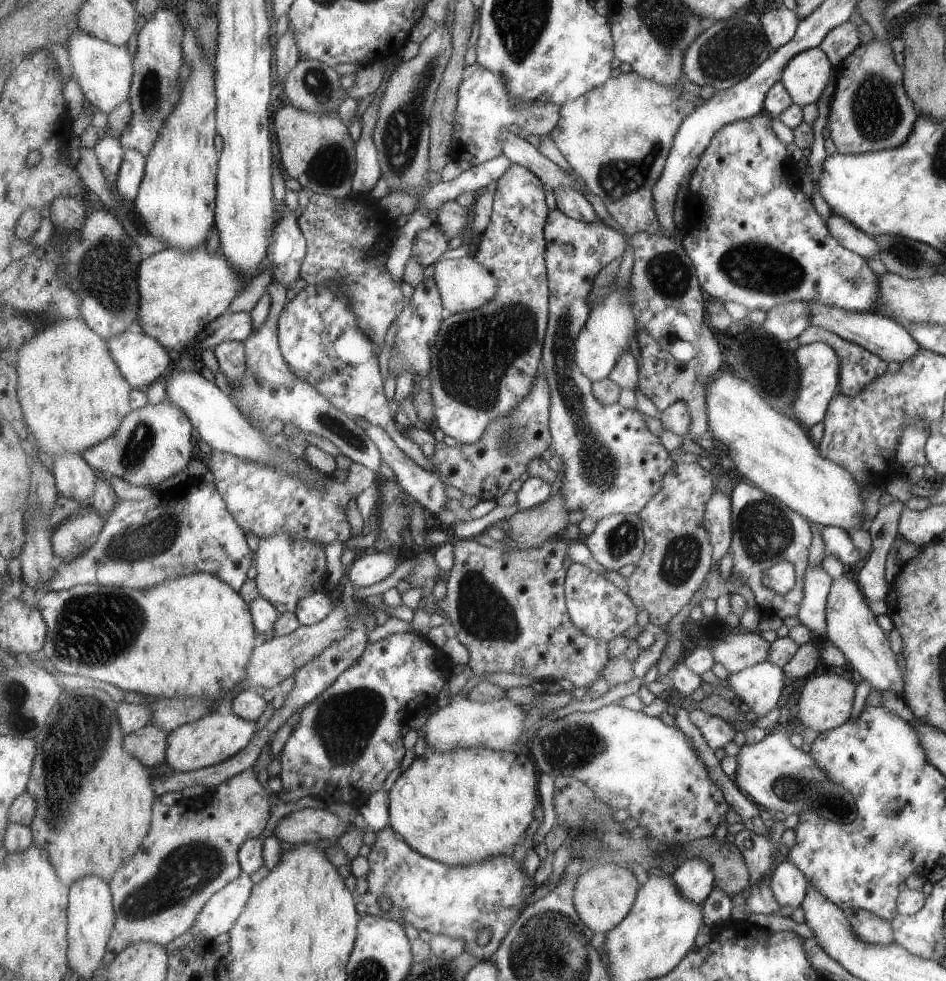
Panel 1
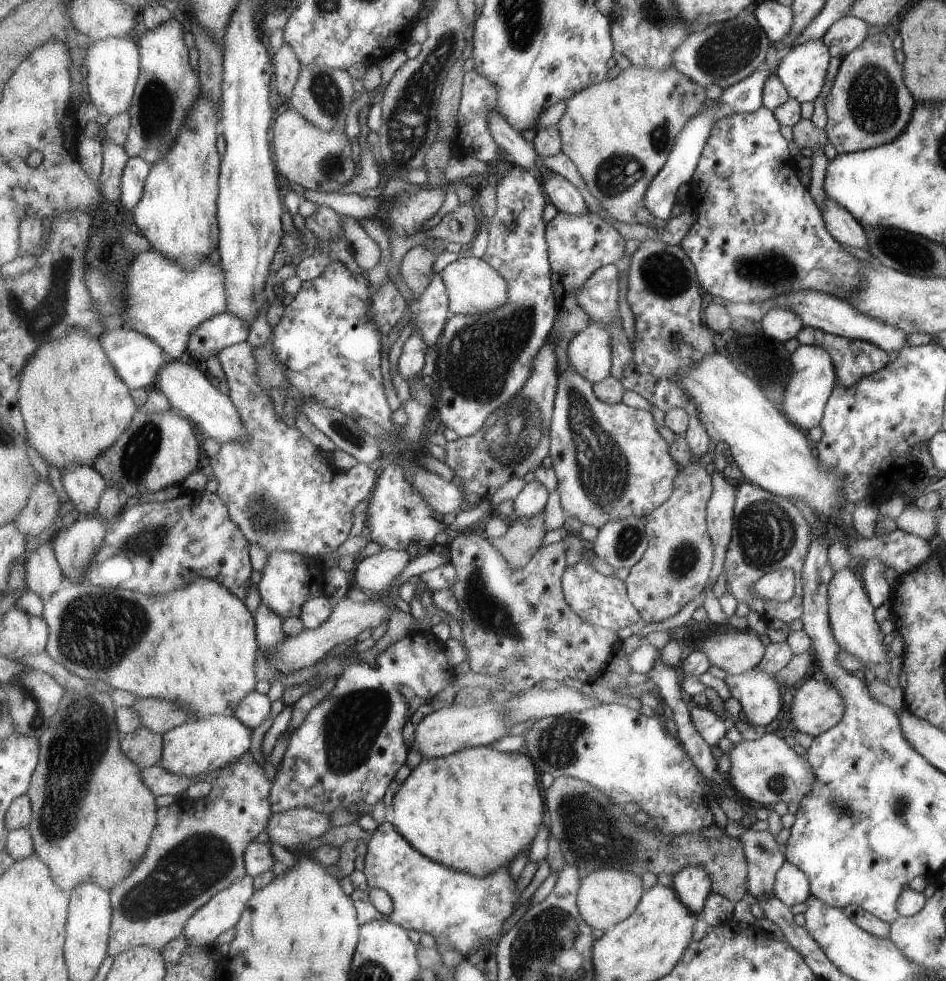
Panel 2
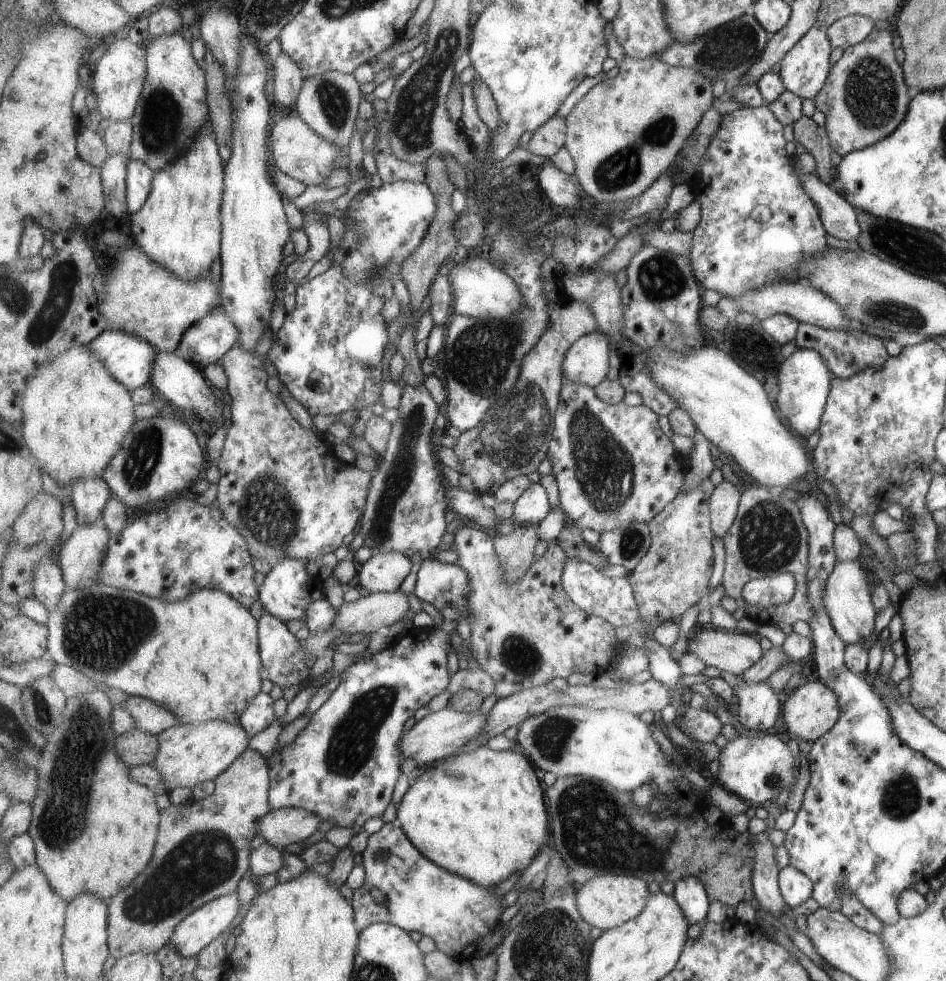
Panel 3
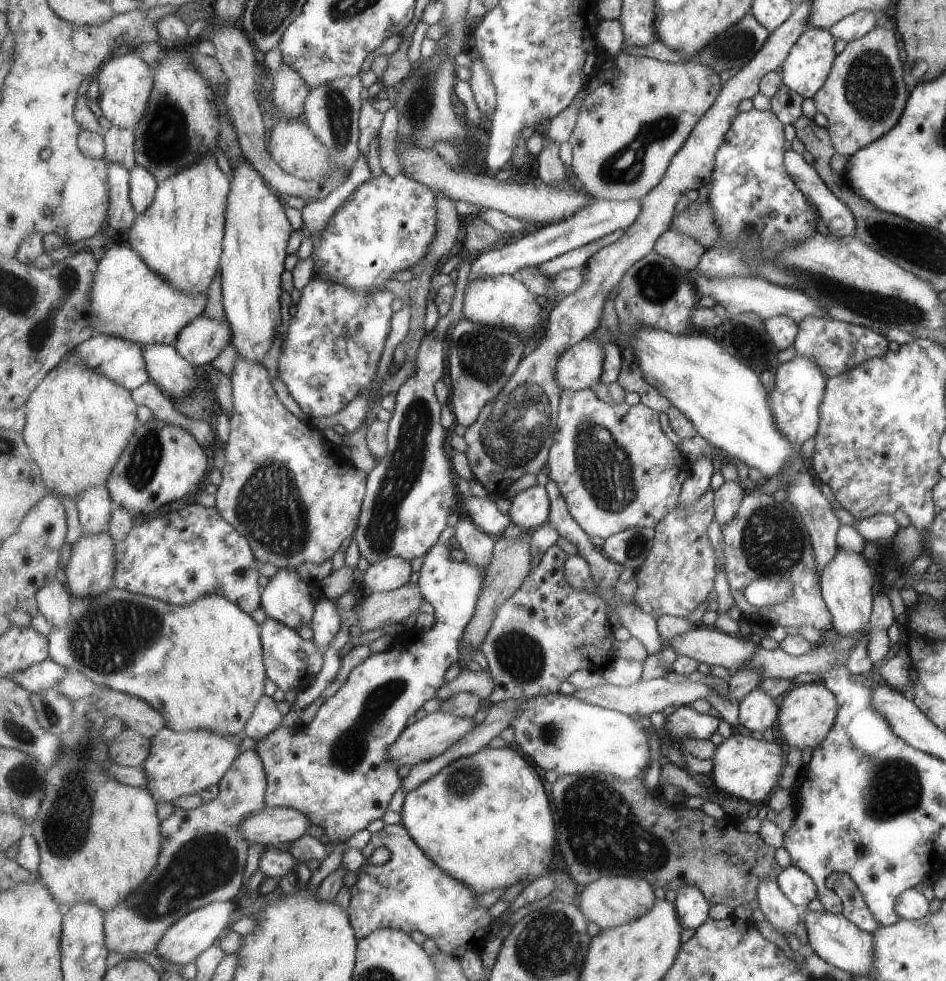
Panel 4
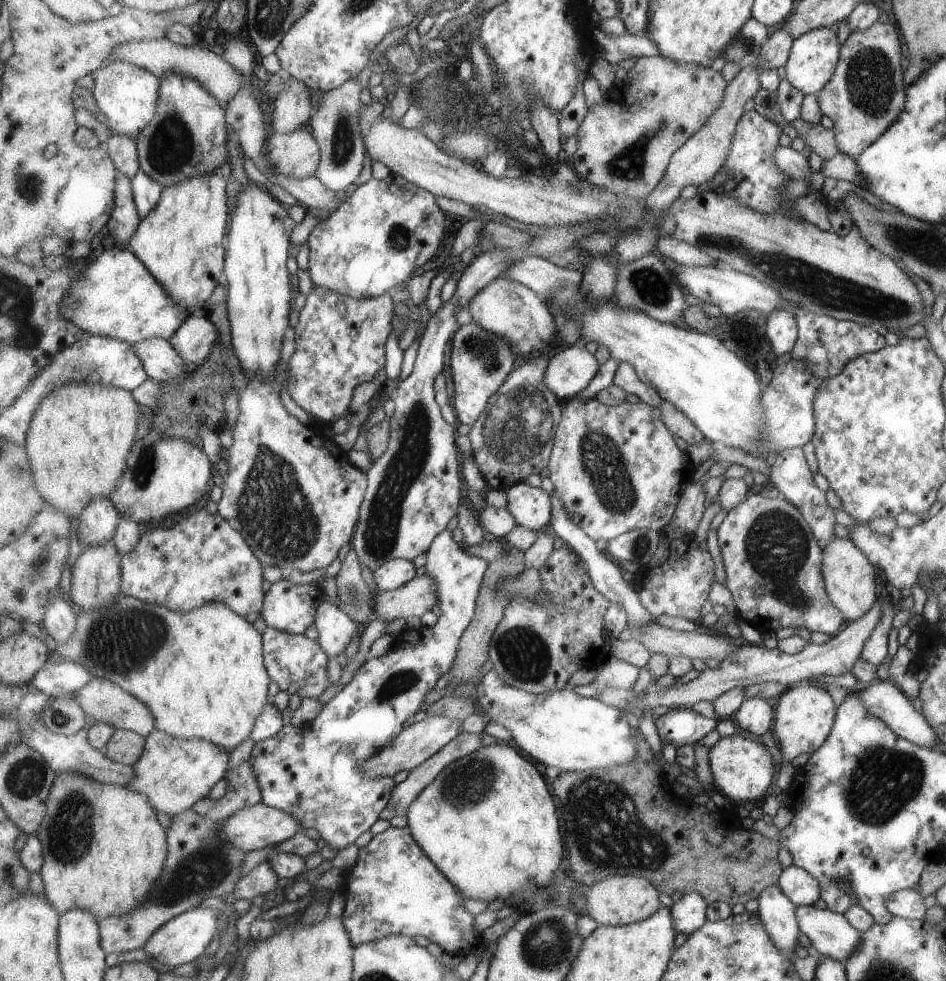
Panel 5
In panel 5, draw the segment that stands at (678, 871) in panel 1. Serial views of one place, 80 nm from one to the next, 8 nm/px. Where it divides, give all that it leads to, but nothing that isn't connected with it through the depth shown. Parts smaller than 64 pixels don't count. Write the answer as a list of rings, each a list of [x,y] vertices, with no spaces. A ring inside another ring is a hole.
[[[684,892],[671,909],[678,932],[687,936],[697,932],[708,921],[708,906],[709,903],[701,894]]]

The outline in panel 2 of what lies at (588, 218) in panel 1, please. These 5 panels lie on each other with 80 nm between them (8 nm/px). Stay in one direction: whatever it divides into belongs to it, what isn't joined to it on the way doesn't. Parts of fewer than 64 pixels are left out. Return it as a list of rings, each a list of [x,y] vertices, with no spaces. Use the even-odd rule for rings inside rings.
[[[547,173],[541,179],[547,197],[559,212],[577,216],[589,213],[583,193],[568,178],[557,173]]]

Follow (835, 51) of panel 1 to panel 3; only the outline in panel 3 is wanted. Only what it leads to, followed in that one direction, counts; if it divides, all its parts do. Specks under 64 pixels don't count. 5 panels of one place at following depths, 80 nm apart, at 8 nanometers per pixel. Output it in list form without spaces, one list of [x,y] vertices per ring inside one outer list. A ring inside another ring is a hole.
[[[847,15],[837,19],[827,27],[827,36],[831,45],[845,50],[866,38],[873,28],[873,21],[861,15]]]

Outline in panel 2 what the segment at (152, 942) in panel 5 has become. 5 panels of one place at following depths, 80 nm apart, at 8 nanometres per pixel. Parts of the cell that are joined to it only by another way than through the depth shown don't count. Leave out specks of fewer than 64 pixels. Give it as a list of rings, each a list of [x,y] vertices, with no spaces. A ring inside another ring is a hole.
[[[248,874],[228,889],[218,892],[186,922],[183,932],[192,945],[209,946],[223,932],[237,926],[255,892],[253,877]]]

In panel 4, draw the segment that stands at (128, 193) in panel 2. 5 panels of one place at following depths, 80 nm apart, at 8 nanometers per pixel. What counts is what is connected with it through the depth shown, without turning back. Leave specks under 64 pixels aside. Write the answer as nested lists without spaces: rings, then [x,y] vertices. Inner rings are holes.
[[[137,164],[130,172],[131,202],[138,214],[145,212],[155,200],[159,181],[145,167]]]

